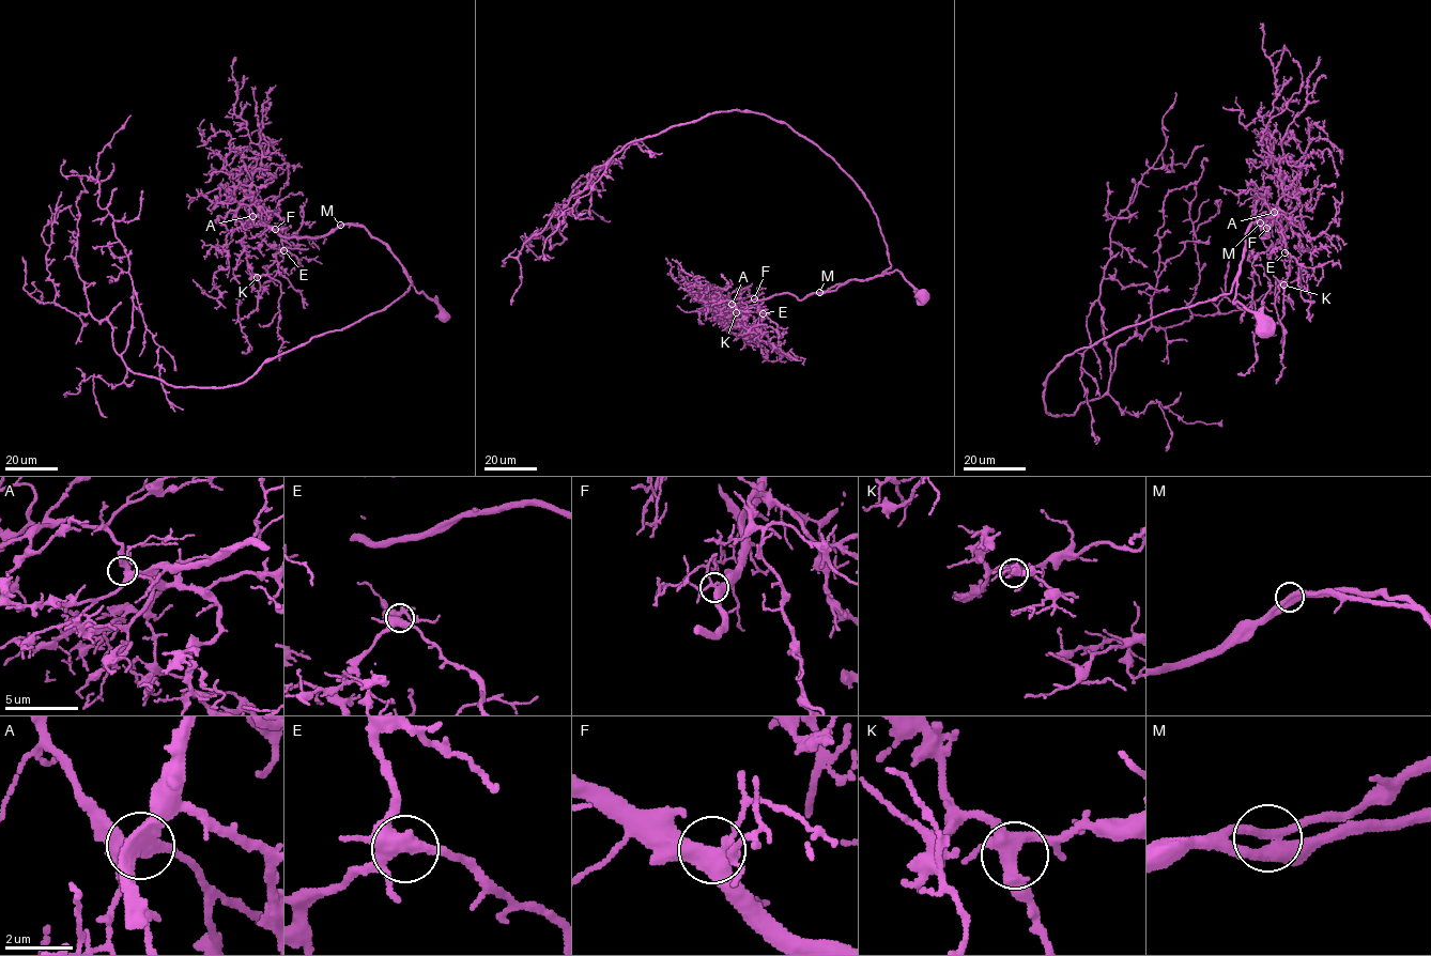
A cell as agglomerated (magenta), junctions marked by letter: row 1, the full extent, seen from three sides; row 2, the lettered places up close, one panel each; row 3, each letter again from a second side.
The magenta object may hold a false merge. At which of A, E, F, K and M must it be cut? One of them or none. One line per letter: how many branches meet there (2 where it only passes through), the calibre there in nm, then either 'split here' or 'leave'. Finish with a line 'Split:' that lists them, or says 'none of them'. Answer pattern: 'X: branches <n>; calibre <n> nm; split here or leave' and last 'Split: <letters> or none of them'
A: branches 4; calibre 400 nm; leave
E: branches 4; calibre 400 nm; leave
F: branches 4; calibre 400 nm; leave
K: branches 4; calibre 360 nm; leave
M: branches 4; calibre 400 nm; leave
Split: none of them

